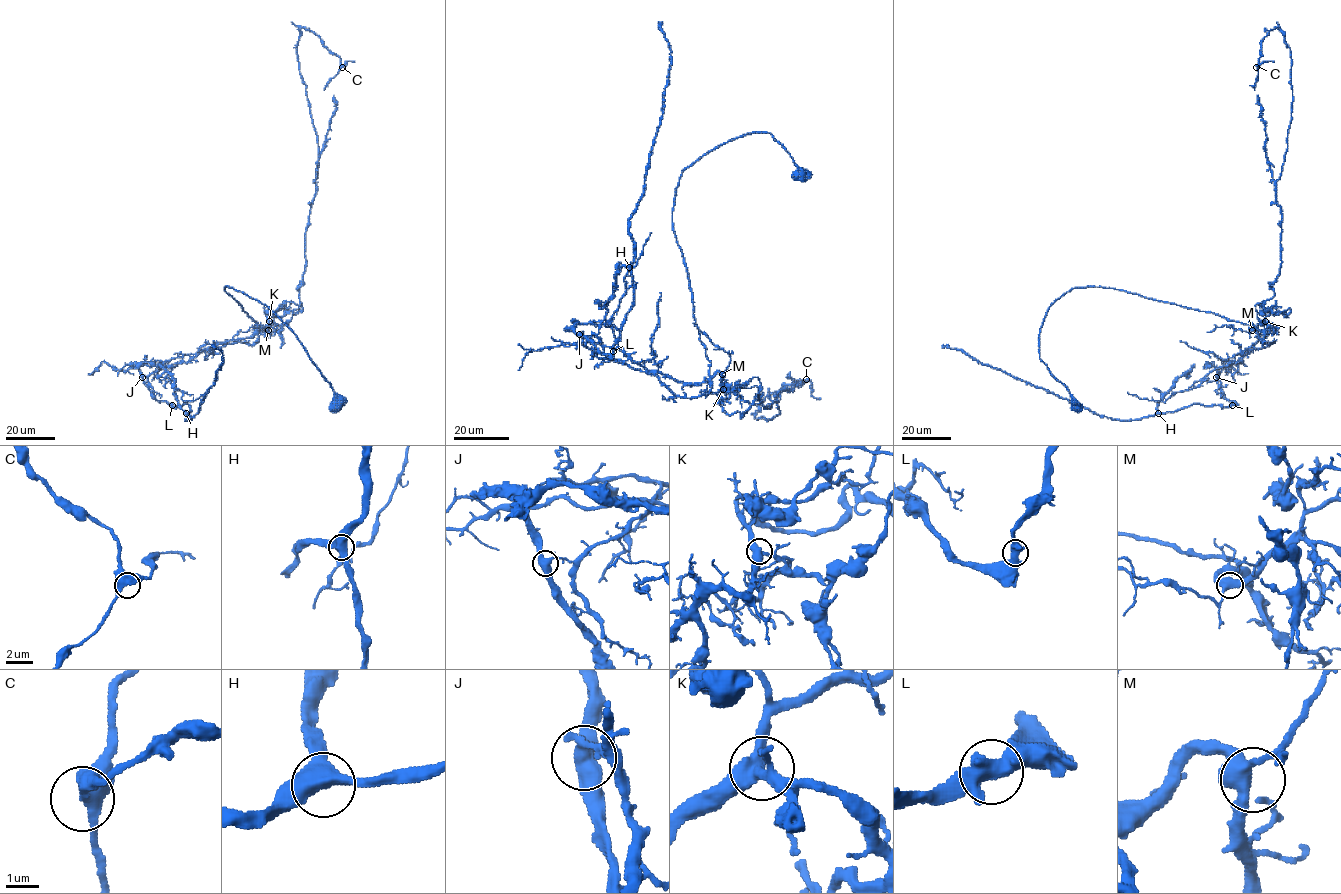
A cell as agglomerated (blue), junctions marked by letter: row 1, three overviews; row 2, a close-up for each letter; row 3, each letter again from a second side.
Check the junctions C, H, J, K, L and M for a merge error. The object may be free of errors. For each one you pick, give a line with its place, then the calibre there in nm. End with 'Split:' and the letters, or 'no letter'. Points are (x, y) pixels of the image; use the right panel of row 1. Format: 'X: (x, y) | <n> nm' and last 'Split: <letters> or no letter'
J: (1216, 377) | 440 nm
Split: J

